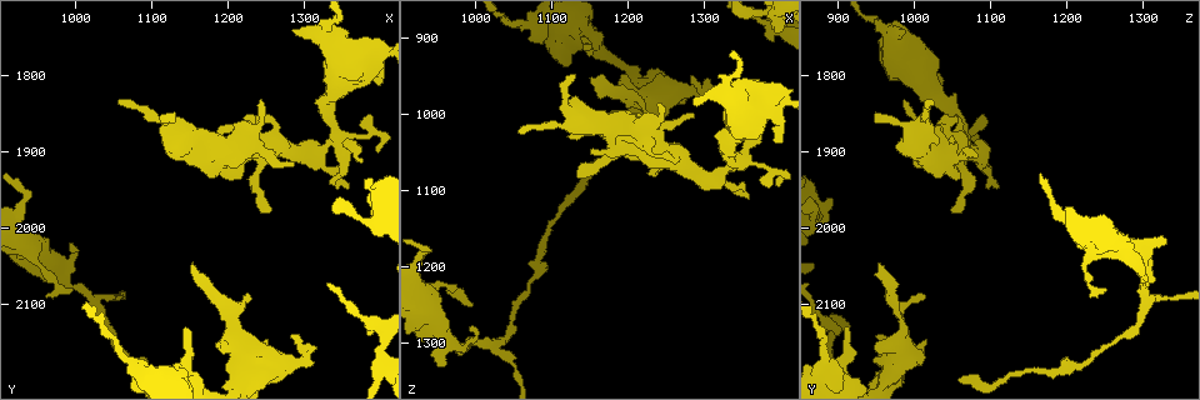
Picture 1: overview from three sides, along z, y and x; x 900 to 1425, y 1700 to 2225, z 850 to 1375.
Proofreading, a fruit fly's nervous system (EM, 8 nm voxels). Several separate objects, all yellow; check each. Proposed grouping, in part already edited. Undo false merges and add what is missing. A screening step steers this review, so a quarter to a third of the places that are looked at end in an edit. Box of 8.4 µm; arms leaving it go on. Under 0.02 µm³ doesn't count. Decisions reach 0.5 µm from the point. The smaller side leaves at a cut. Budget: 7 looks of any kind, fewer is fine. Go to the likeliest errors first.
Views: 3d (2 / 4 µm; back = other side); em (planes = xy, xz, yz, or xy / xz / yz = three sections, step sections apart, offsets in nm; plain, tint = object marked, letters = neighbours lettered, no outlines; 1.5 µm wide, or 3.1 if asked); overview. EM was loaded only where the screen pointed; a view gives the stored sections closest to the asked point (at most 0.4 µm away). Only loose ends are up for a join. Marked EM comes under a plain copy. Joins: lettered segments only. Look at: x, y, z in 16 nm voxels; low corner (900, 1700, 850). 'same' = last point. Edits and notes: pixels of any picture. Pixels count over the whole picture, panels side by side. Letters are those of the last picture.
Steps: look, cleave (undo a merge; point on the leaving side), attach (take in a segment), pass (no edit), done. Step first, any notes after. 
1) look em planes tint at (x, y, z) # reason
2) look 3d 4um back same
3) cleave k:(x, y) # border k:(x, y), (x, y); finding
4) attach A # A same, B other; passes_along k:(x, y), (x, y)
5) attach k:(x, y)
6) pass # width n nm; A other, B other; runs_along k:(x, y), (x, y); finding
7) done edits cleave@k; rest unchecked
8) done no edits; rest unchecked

look 3d 2um at (955, 2020, 1335) # free end

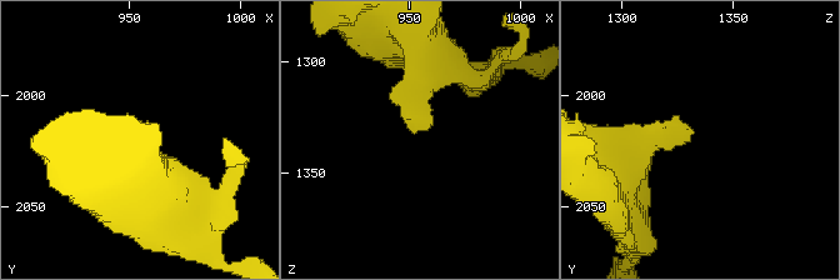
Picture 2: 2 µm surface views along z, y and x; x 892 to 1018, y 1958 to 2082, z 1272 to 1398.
look em xy step 4 tint at (955, 2017, 1332) # now the EM

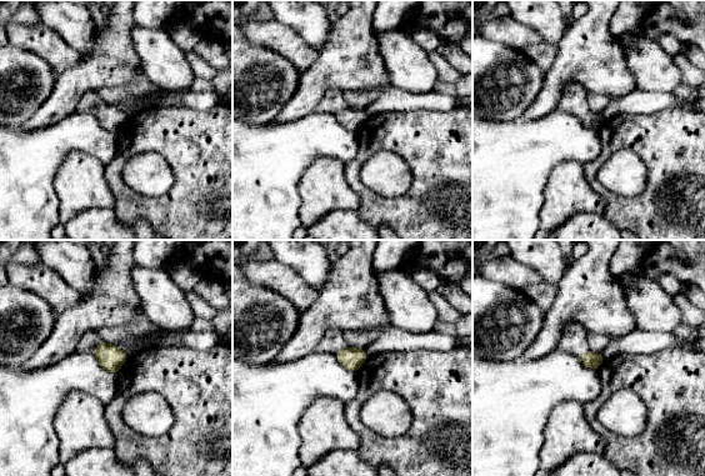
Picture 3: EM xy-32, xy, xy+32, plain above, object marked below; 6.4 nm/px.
look em xy step 4 letters same # see the neighbours

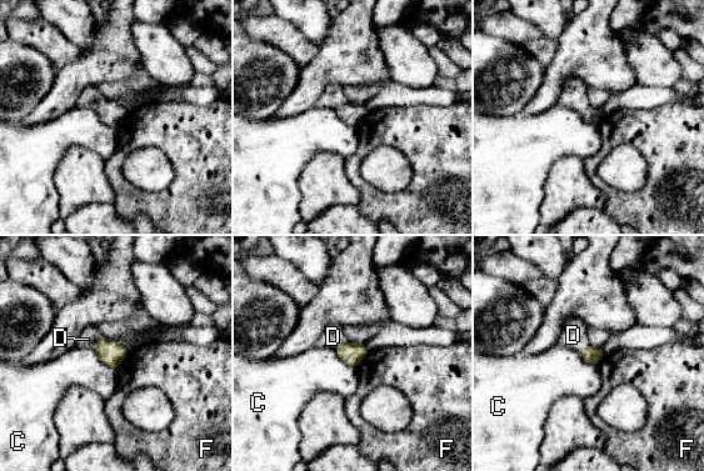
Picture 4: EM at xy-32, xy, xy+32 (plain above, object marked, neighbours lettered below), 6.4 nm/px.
attach D # C other, D same, F other; it goes on there

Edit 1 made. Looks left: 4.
look 3d 2um at (1250, 2145, 1015) # free end

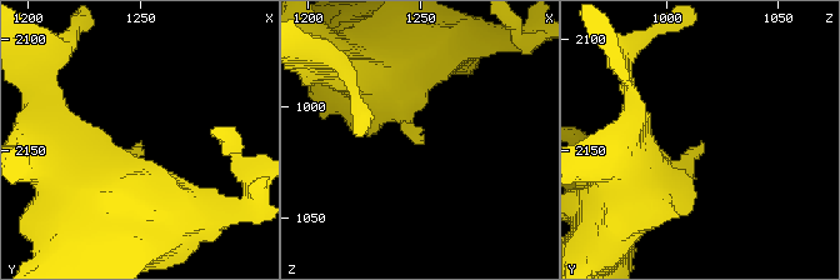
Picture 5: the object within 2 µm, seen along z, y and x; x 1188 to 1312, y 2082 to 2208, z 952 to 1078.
look em xy step 8 tint at (1250, 2146, 1016)

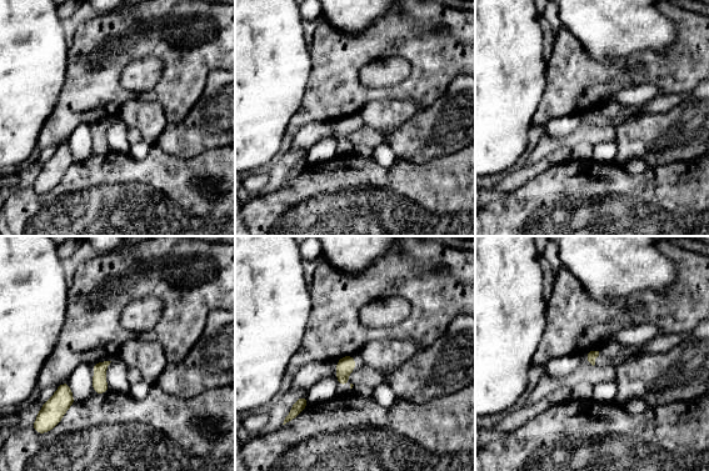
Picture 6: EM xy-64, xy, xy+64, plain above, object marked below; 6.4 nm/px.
look em planes letters same # cut it another way

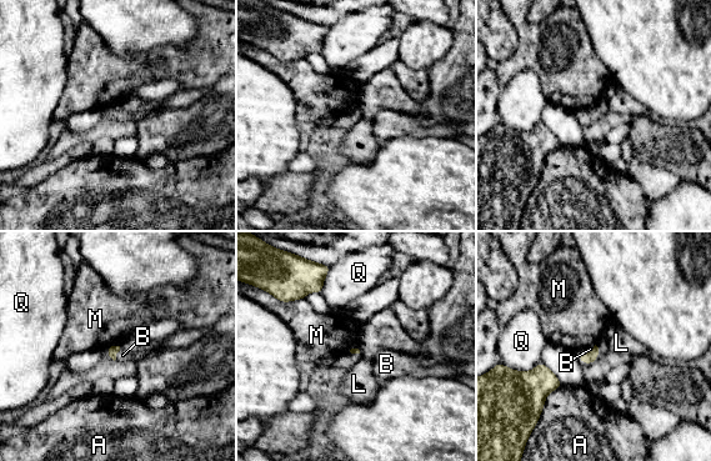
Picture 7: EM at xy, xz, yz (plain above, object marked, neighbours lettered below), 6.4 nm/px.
attach B # A other, B same, L other, M other, Q other; passes_along 7:(113, 350), (116, 352), (123, 355); it goes on there

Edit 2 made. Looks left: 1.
look em planes letters at (1150, 2190, 900)

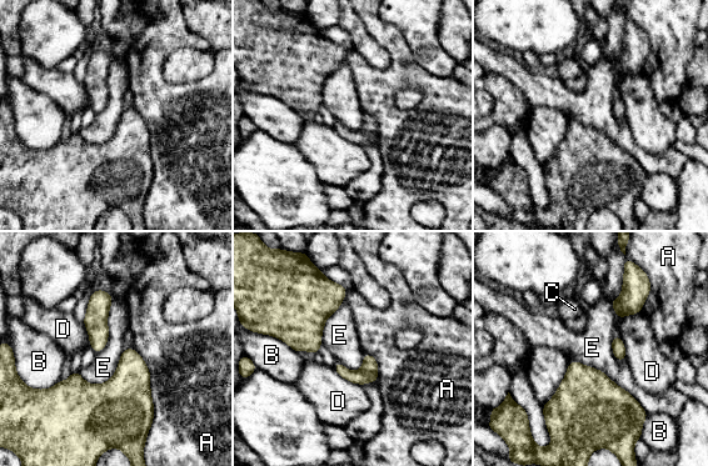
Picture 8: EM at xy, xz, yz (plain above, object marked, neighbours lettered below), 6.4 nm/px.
pass # A other, B other, C other, D other, E other; one cell here

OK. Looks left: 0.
done edits attach@4, attach@7; rest unchecked

